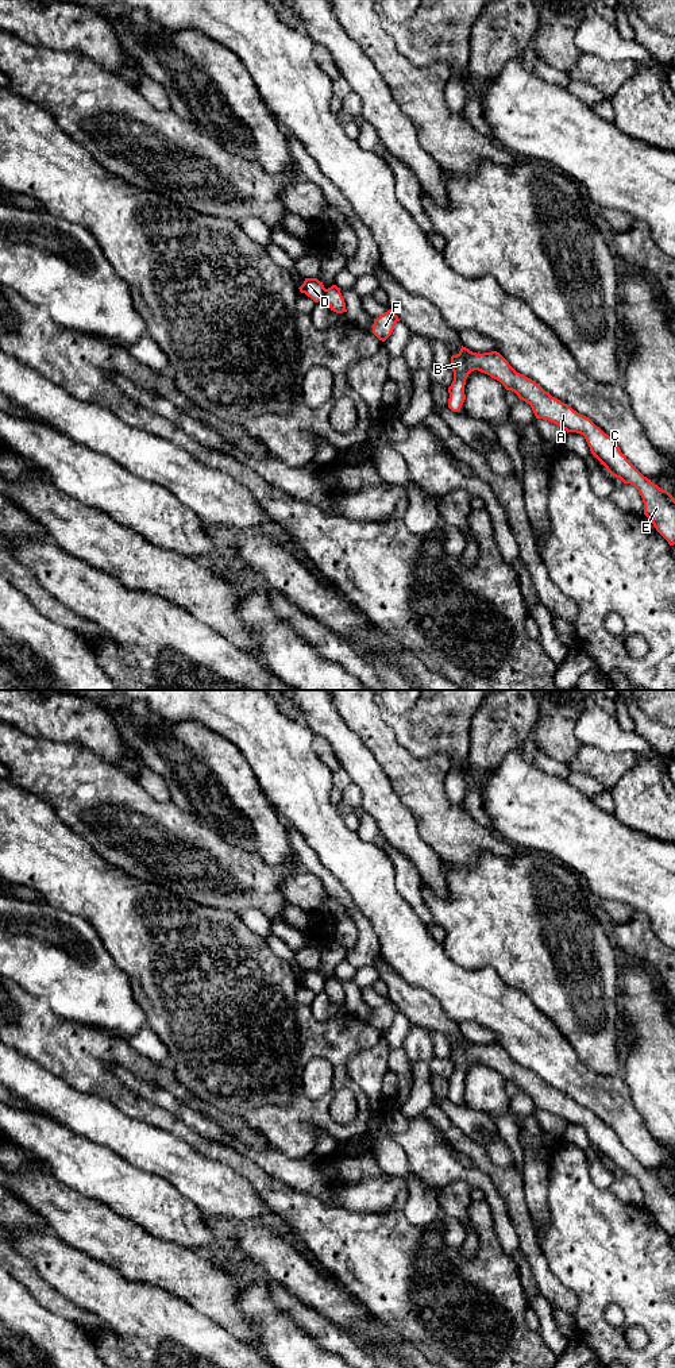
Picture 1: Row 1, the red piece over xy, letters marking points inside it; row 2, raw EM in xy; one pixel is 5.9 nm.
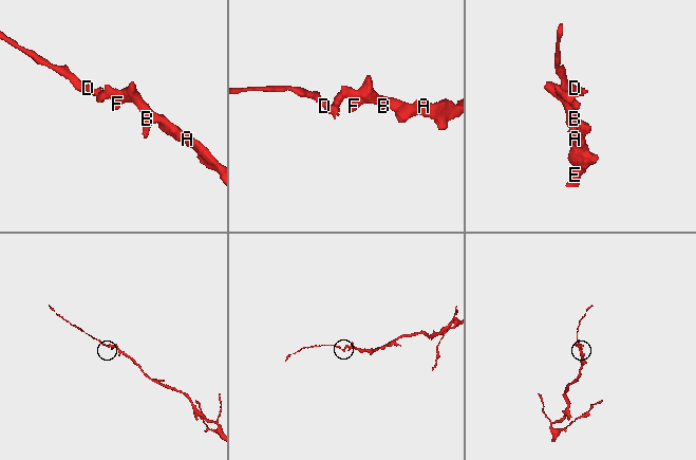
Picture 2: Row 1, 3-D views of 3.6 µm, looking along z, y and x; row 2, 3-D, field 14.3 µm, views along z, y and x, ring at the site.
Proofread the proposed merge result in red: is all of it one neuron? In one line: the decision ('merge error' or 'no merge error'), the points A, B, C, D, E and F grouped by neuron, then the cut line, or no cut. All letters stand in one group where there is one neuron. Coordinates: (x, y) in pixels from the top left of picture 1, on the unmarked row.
merge error; groups A B C E F / D; cut xy (327, 981), (323, 990)

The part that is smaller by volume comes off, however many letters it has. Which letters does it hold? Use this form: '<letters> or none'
D

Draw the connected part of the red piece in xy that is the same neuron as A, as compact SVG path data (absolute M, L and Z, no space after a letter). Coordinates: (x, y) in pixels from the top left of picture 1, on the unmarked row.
M462 1037L460 1043L451 1048L450 1059L454 1063L454 1072L448 1079L448 1099L452 1103L459 1103L466 1091L464 1076L471 1063L478 1061L500 1072L506 1082L514 1083L520 1091L531 1097L536 1110L548 1111L566 1121L567 1125L583 1126L591 1145L601 1156L613 1168L639 1182L644 1194L644 1206L670 1237L675 1236L675 1190L644 1168L626 1151L617 1134L589 1109L552 1088L531 1070L517 1064L497 1043L477 1045Z

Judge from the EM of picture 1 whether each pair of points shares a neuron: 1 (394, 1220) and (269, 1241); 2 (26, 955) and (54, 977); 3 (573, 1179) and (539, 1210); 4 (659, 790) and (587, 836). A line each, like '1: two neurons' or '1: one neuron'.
1: two neurons
2: one neuron
3: two neurons
4: two neurons

